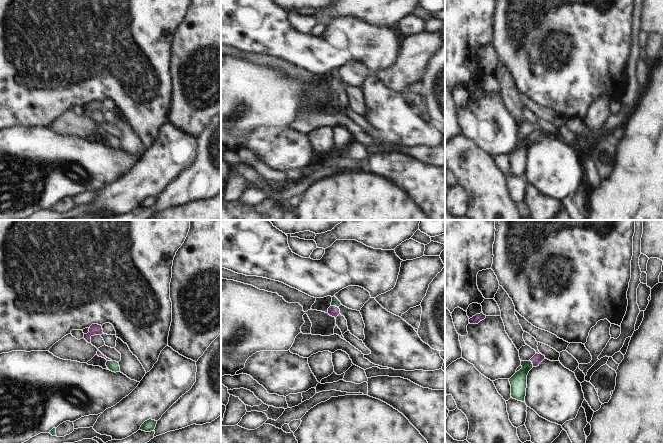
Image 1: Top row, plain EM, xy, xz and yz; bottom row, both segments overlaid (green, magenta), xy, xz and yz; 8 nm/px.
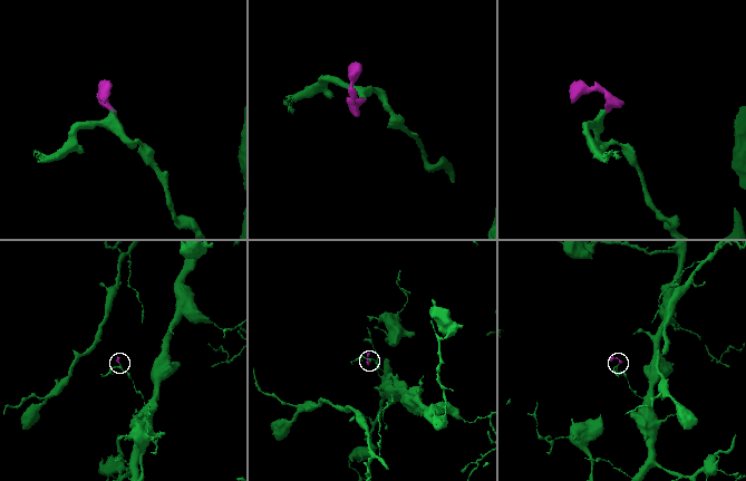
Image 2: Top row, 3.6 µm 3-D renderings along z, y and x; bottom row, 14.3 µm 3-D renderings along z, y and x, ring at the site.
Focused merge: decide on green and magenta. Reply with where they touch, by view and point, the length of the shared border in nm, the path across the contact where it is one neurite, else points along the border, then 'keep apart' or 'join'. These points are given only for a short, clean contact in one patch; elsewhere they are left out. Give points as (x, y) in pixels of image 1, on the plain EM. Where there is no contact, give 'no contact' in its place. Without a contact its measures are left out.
xz (335, 81) | 70 nm | across xz (335, 78), (335, 81), (333, 87) | join

